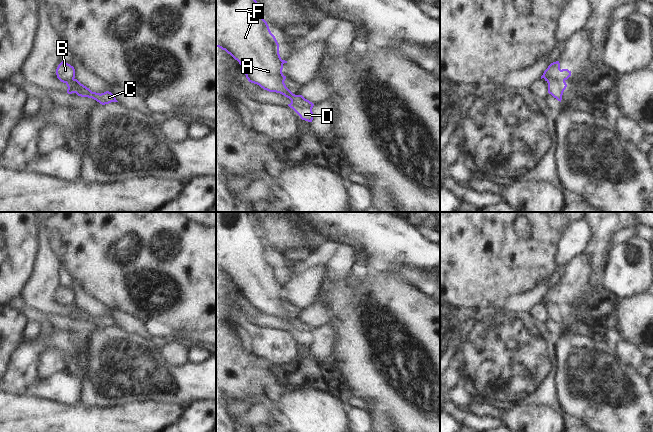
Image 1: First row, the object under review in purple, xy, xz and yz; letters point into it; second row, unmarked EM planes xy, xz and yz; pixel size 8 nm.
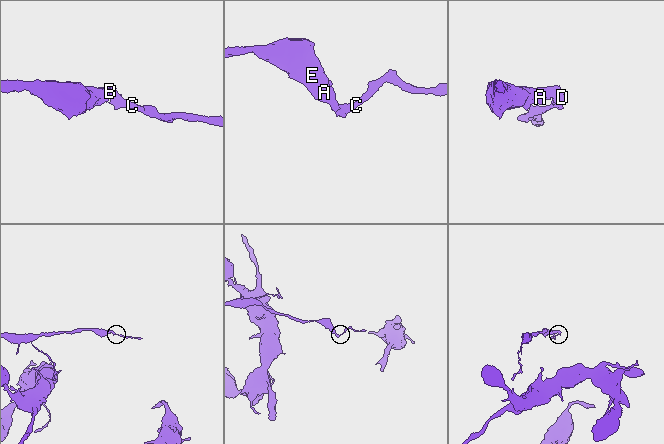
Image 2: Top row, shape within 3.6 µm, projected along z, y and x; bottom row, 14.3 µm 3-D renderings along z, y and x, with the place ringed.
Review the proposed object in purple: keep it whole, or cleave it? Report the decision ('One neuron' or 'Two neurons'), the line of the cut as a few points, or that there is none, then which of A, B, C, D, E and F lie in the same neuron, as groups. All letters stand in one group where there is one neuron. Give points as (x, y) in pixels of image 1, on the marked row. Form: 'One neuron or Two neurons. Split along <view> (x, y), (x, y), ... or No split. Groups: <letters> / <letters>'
Two neurons. Split along yz (564, 79), (549, 79), (547, 81). Groups: A B E F / C D

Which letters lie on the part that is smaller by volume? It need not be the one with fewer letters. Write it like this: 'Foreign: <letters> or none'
Foreign: C, D

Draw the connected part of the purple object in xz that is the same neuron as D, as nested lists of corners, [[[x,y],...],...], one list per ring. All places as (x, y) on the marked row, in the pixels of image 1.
[[[296,95],[292,98],[291,103],[288,104],[288,106],[292,108],[302,120],[312,122],[314,117],[312,108],[314,104],[305,99],[302,95]]]

